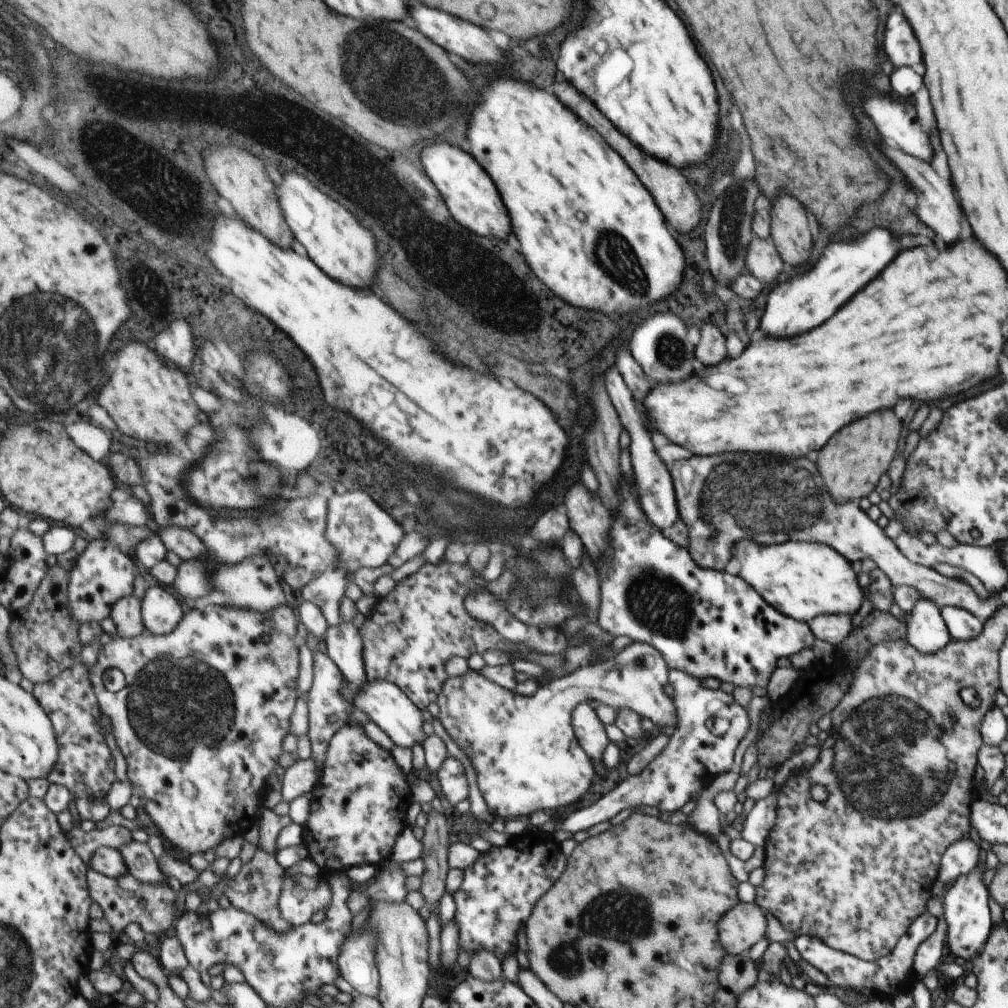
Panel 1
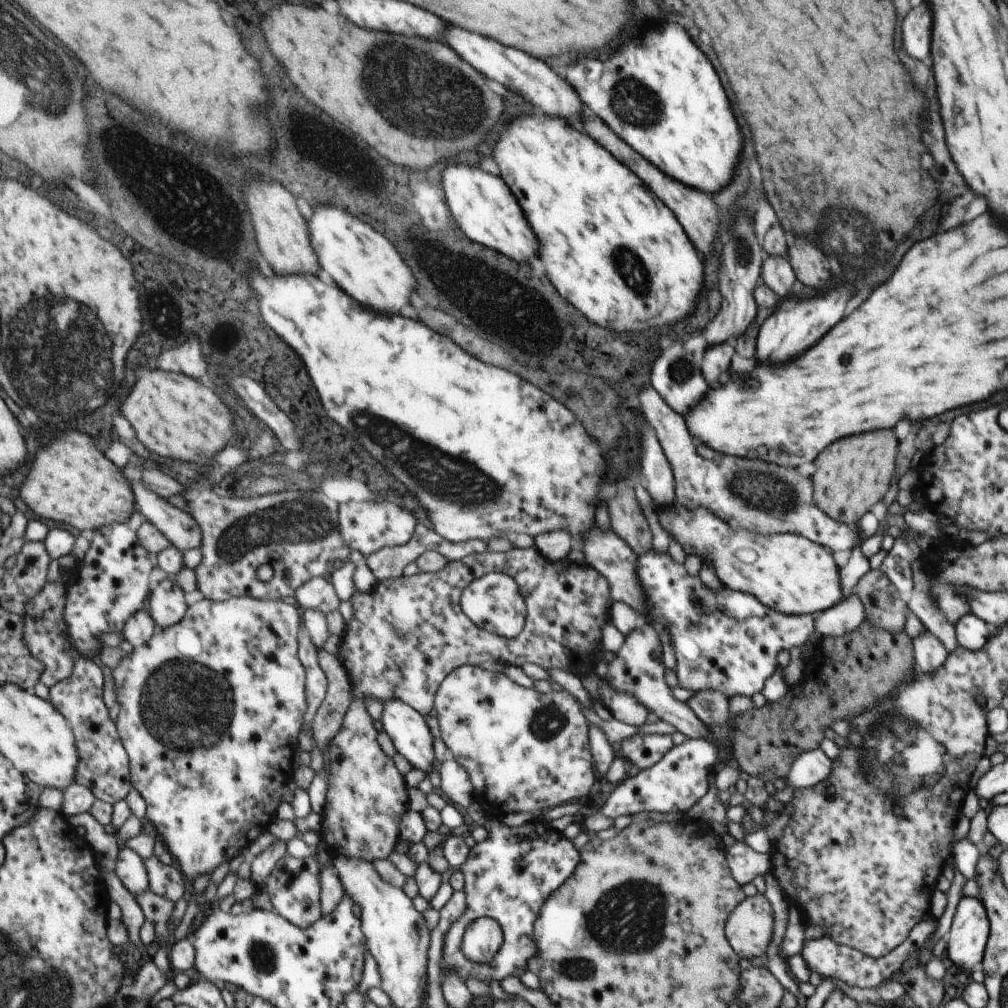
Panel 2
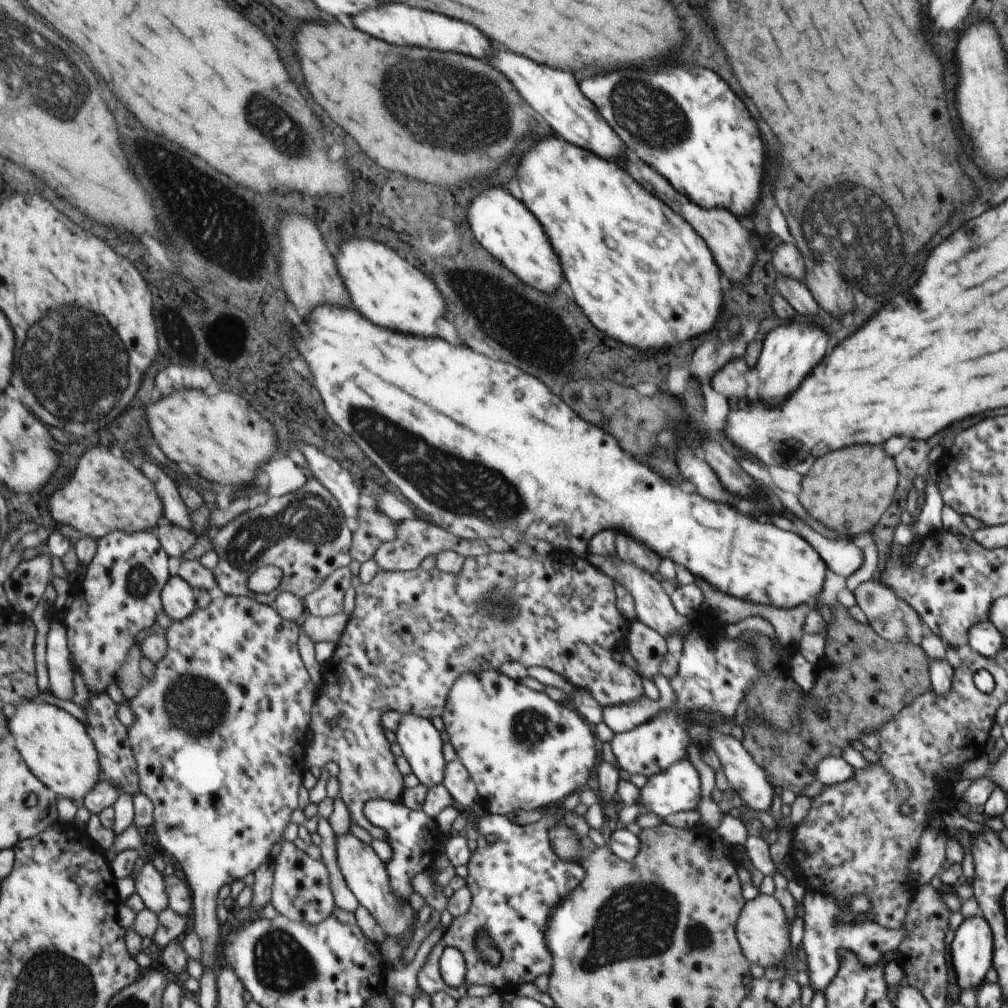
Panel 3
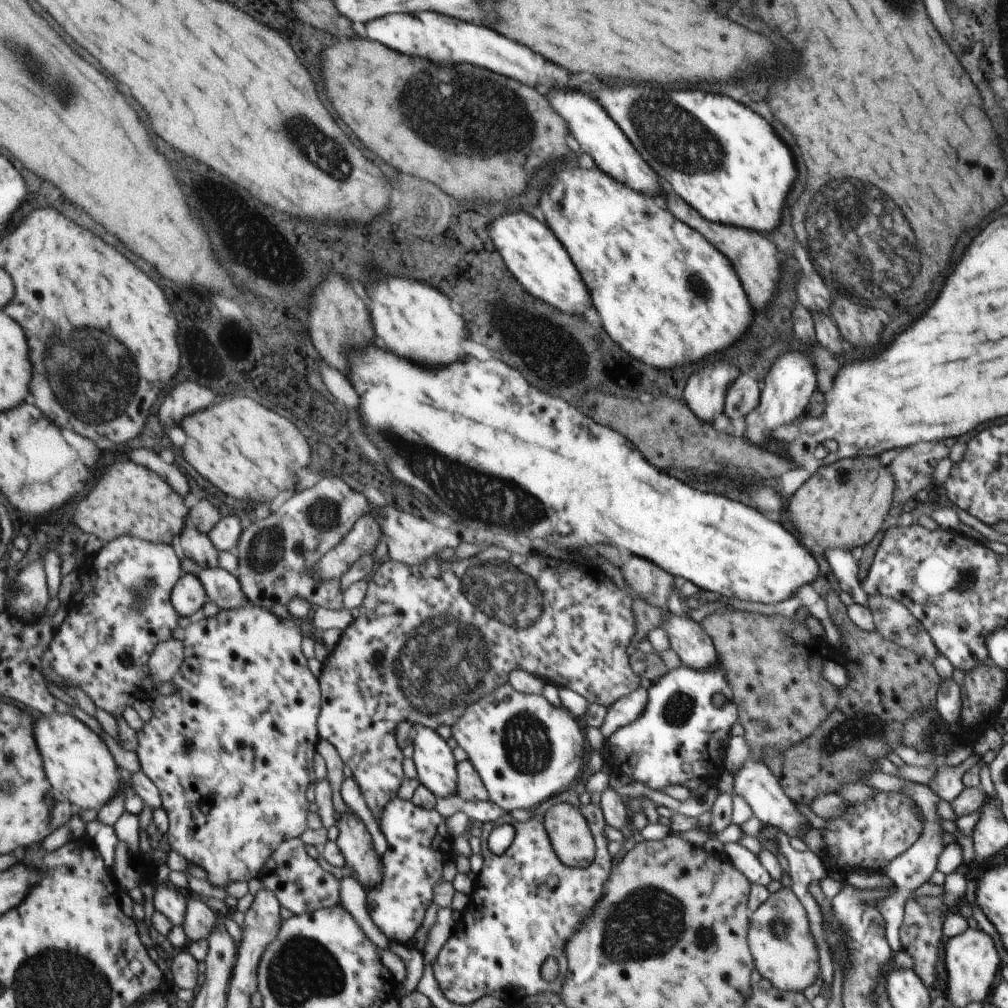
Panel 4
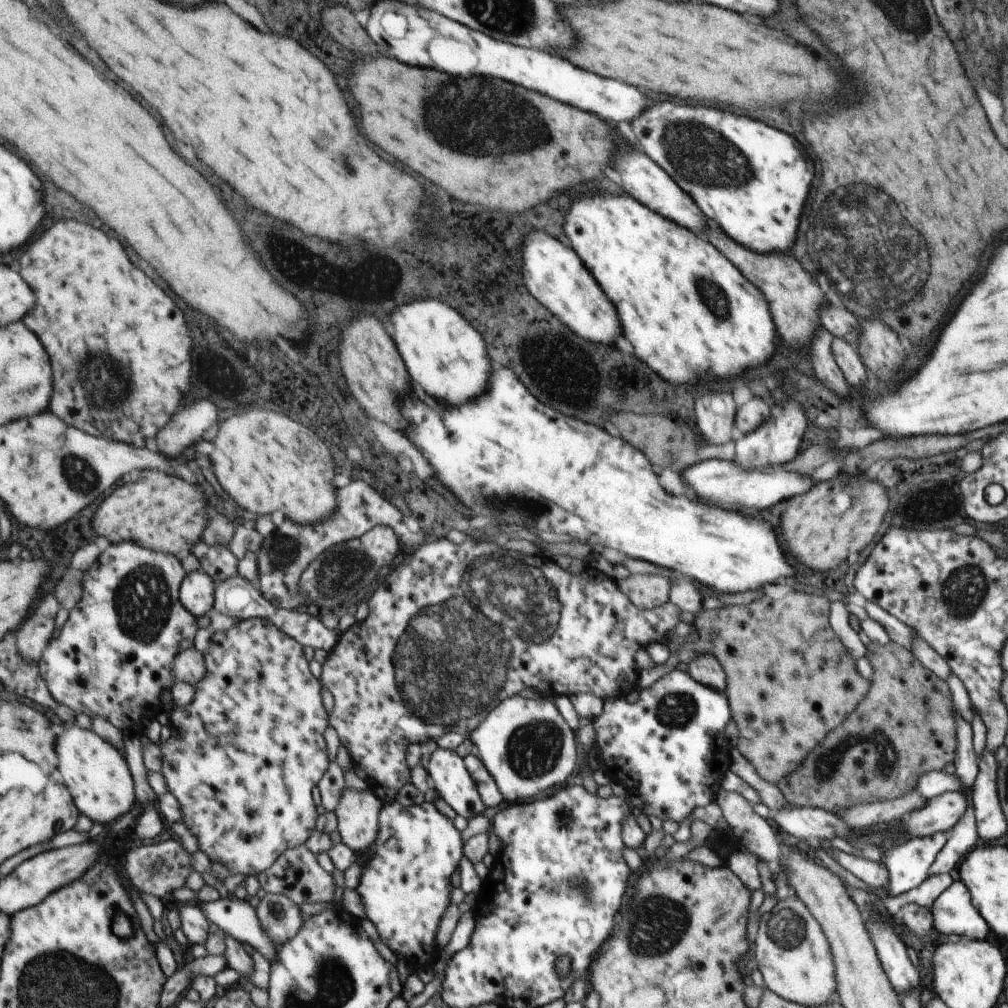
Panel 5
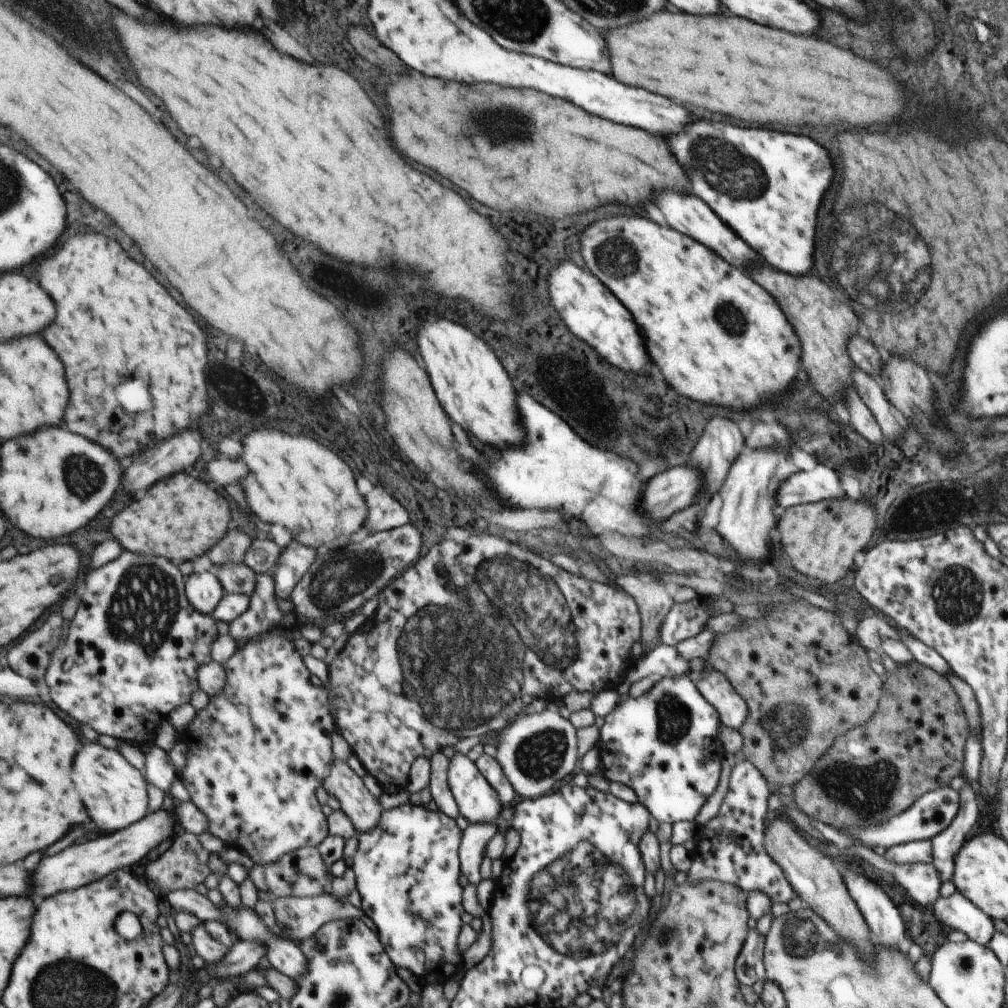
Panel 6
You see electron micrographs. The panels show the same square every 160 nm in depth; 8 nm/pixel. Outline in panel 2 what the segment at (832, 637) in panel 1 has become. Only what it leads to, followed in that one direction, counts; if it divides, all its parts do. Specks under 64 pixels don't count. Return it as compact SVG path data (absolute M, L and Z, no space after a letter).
M853 592L839 604L825 609L816 621L815 629L821 638L824 636L841 636L855 630L863 621L864 608Z

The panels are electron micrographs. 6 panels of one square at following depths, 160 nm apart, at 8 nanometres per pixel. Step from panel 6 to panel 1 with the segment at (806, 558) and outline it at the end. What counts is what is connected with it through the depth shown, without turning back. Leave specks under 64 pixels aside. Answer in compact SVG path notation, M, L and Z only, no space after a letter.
M885 410L877 412L877 416L865 416L865 420L857 420L857 424L849 424L849 428L841 428L825 448L817 454L817 472L821 472L823 484L829 492L829 498L835 504L849 501L867 500L873 492L881 488L881 480L885 473L893 468L893 460L897 460L901 434L901 416L897 412Z

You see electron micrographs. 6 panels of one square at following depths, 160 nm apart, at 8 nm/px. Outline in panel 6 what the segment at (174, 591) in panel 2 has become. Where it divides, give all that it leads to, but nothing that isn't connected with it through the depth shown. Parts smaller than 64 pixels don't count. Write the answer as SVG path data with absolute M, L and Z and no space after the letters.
M211 569L204 573L192 573L187 578L186 595L199 612L212 615L227 592L216 572Z

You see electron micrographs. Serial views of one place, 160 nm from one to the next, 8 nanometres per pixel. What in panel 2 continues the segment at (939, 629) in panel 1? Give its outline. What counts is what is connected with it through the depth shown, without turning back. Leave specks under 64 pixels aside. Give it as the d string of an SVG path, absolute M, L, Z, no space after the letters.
M925 630L912 640L917 673L932 673L945 662L948 652L932 633Z

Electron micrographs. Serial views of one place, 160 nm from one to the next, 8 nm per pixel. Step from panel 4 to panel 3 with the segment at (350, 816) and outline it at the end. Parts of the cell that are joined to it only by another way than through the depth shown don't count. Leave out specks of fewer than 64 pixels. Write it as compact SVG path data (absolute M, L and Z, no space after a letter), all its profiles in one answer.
M348 831L336 837L336 853L341 872L358 904L366 908L377 921L385 933L385 938L399 938L405 934L414 921L411 920L411 910L409 910L409 905L398 900L395 890L391 887L387 865L375 854L370 844L359 841Z

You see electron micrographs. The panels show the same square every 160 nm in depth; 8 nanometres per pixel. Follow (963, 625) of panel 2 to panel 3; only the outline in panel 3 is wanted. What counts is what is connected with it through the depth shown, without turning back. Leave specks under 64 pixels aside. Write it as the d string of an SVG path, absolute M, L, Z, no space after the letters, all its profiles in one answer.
M989 620L974 624L969 630L966 650L981 653L981 656L995 656L1006 645L1004 636L993 626Z

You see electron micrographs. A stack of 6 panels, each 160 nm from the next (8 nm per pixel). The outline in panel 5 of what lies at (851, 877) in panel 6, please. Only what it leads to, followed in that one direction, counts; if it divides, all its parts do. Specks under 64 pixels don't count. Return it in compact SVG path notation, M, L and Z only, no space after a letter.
M877 911L865 919L877 958L883 965L886 977L898 994L898 998L900 994L913 987L919 989L918 968L910 963L906 946L893 931L893 926L884 923Z

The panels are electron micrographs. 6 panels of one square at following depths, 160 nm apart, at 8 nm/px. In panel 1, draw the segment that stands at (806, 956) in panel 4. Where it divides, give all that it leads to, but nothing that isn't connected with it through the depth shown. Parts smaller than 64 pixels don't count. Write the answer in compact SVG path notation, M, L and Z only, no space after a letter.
M755 902L736 904L719 920L717 930L724 950L739 955L765 938L765 910Z

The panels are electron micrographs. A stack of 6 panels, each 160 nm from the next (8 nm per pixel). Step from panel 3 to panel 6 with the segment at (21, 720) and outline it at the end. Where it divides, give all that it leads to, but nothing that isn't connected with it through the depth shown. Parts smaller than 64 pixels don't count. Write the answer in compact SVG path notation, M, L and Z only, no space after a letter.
M87 741L81 756L77 756L77 772L73 776L77 776L77 788L81 788L85 804L89 804L93 826L105 833L123 830L149 814L148 780L121 751L105 748L100 741Z

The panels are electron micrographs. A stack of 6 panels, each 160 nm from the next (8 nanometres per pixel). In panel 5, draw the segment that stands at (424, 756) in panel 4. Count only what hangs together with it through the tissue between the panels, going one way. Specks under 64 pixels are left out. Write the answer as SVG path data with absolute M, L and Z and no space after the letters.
M437 748L427 764L429 784L460 817L483 814L484 801L473 776L455 751Z

